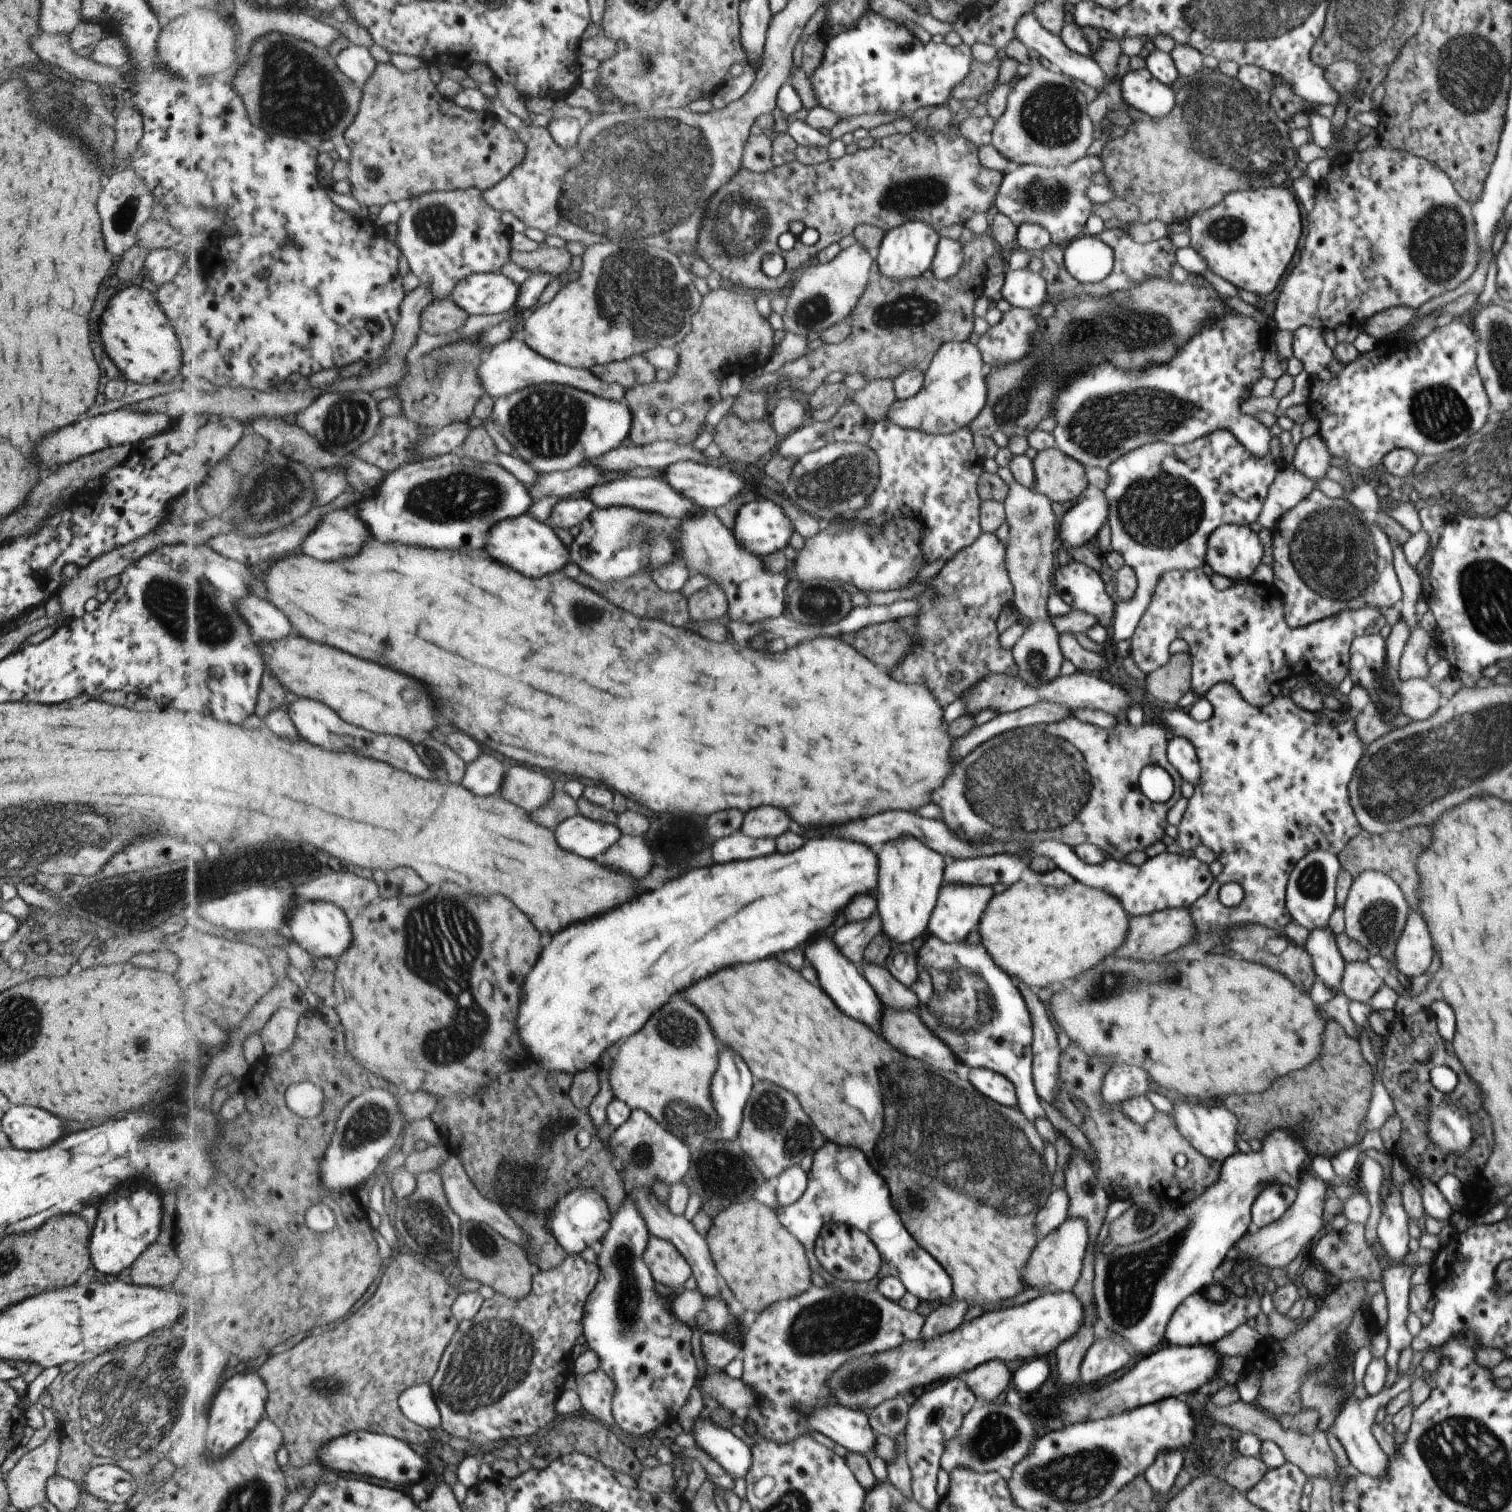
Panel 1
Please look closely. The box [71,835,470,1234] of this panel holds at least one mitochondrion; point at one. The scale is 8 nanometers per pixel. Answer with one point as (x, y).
(370, 1122)

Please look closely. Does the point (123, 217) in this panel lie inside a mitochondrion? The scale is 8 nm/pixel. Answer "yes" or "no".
yes

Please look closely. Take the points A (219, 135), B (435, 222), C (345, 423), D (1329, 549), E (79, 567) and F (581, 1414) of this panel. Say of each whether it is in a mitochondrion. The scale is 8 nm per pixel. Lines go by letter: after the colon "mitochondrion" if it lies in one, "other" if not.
A: other
B: mitochondrion
C: mitochondrion
D: mitochondrion
E: other
F: other

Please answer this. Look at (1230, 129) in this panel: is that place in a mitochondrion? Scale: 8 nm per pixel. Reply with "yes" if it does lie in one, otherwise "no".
yes

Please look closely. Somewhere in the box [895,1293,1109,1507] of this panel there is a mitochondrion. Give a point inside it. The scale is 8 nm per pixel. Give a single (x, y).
(995, 1434)

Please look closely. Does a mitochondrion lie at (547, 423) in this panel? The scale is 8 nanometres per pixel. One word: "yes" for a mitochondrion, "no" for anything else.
yes

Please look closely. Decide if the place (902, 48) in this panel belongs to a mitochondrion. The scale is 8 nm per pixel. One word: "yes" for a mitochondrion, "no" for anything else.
yes

